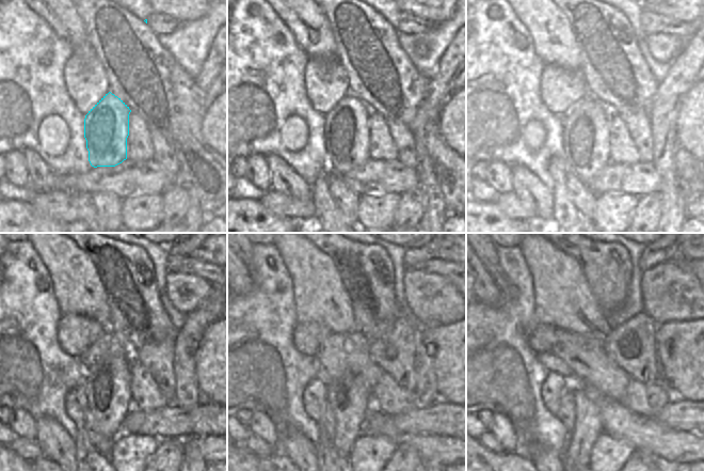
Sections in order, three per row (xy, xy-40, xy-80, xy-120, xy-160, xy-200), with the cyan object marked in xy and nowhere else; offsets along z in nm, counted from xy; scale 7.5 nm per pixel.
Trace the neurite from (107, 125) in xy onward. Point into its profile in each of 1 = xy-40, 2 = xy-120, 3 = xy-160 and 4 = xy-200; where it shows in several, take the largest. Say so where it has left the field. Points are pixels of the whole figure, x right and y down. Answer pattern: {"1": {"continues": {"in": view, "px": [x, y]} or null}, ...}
{"1": {"continues": {"in": "xy-40", "px": [347, 132]}}, "2": {"continues": {"in": "xy-120", "px": [108, 382]}}, "3": {"continues": {"in": "xy-160", "px": [350, 398]}}, "4": {"continues": {"in": "xy-200", "px": [588, 426]}}}

